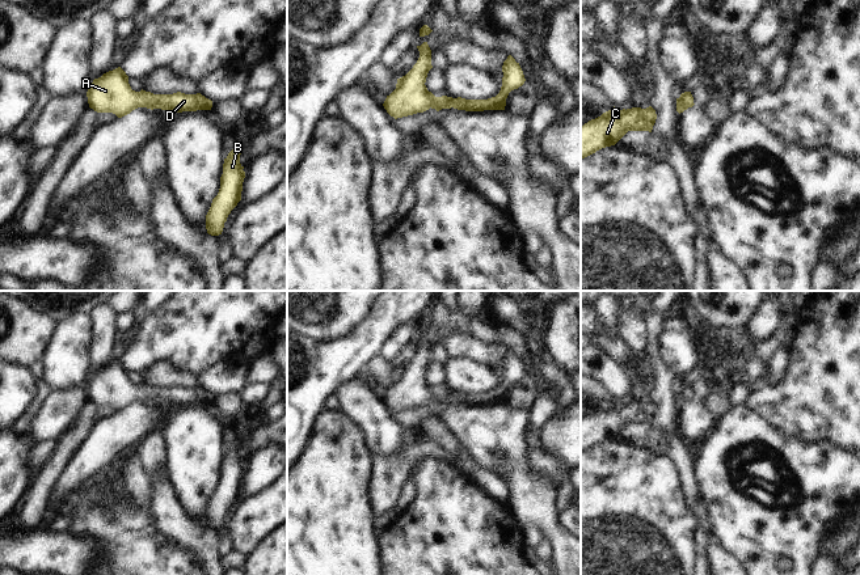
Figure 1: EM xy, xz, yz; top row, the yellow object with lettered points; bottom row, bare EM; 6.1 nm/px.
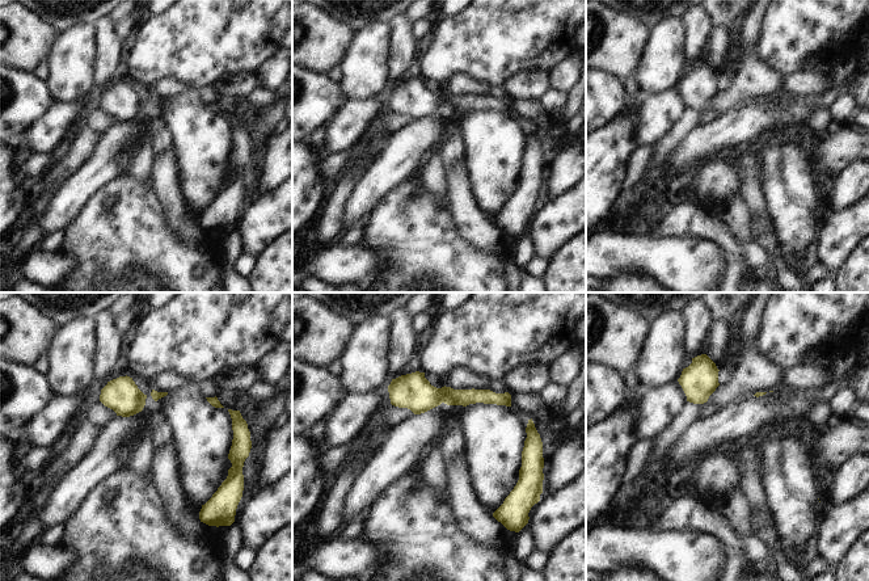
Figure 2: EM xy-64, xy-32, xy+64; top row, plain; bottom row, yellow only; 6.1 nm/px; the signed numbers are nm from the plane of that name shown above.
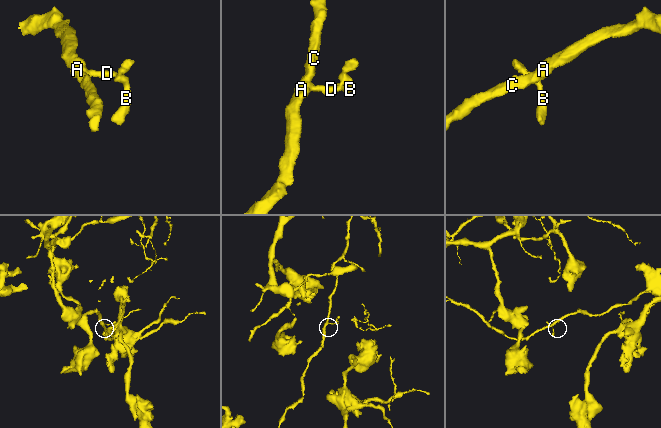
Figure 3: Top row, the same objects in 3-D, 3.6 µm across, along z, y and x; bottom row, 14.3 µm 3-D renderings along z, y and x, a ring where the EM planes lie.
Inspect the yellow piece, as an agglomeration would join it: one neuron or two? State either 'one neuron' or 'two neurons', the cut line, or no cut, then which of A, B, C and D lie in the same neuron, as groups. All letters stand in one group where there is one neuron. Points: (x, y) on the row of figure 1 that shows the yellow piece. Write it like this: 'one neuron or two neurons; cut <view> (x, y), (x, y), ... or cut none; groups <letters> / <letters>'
one neuron; cut none; groups A B C D

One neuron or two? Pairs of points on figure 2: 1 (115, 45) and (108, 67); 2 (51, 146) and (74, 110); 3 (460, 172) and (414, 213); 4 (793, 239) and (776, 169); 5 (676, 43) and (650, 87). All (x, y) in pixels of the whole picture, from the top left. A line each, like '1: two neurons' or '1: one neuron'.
1: one neuron
2: one neuron
3: two neurons
4: one neuron
5: one neuron

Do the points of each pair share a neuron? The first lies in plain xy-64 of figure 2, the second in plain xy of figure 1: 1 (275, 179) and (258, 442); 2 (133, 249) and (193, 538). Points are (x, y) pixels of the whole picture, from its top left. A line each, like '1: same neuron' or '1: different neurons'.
1: different neurons
2: different neurons

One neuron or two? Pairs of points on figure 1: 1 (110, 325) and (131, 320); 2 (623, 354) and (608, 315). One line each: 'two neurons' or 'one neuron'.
1: two neurons
2: two neurons

